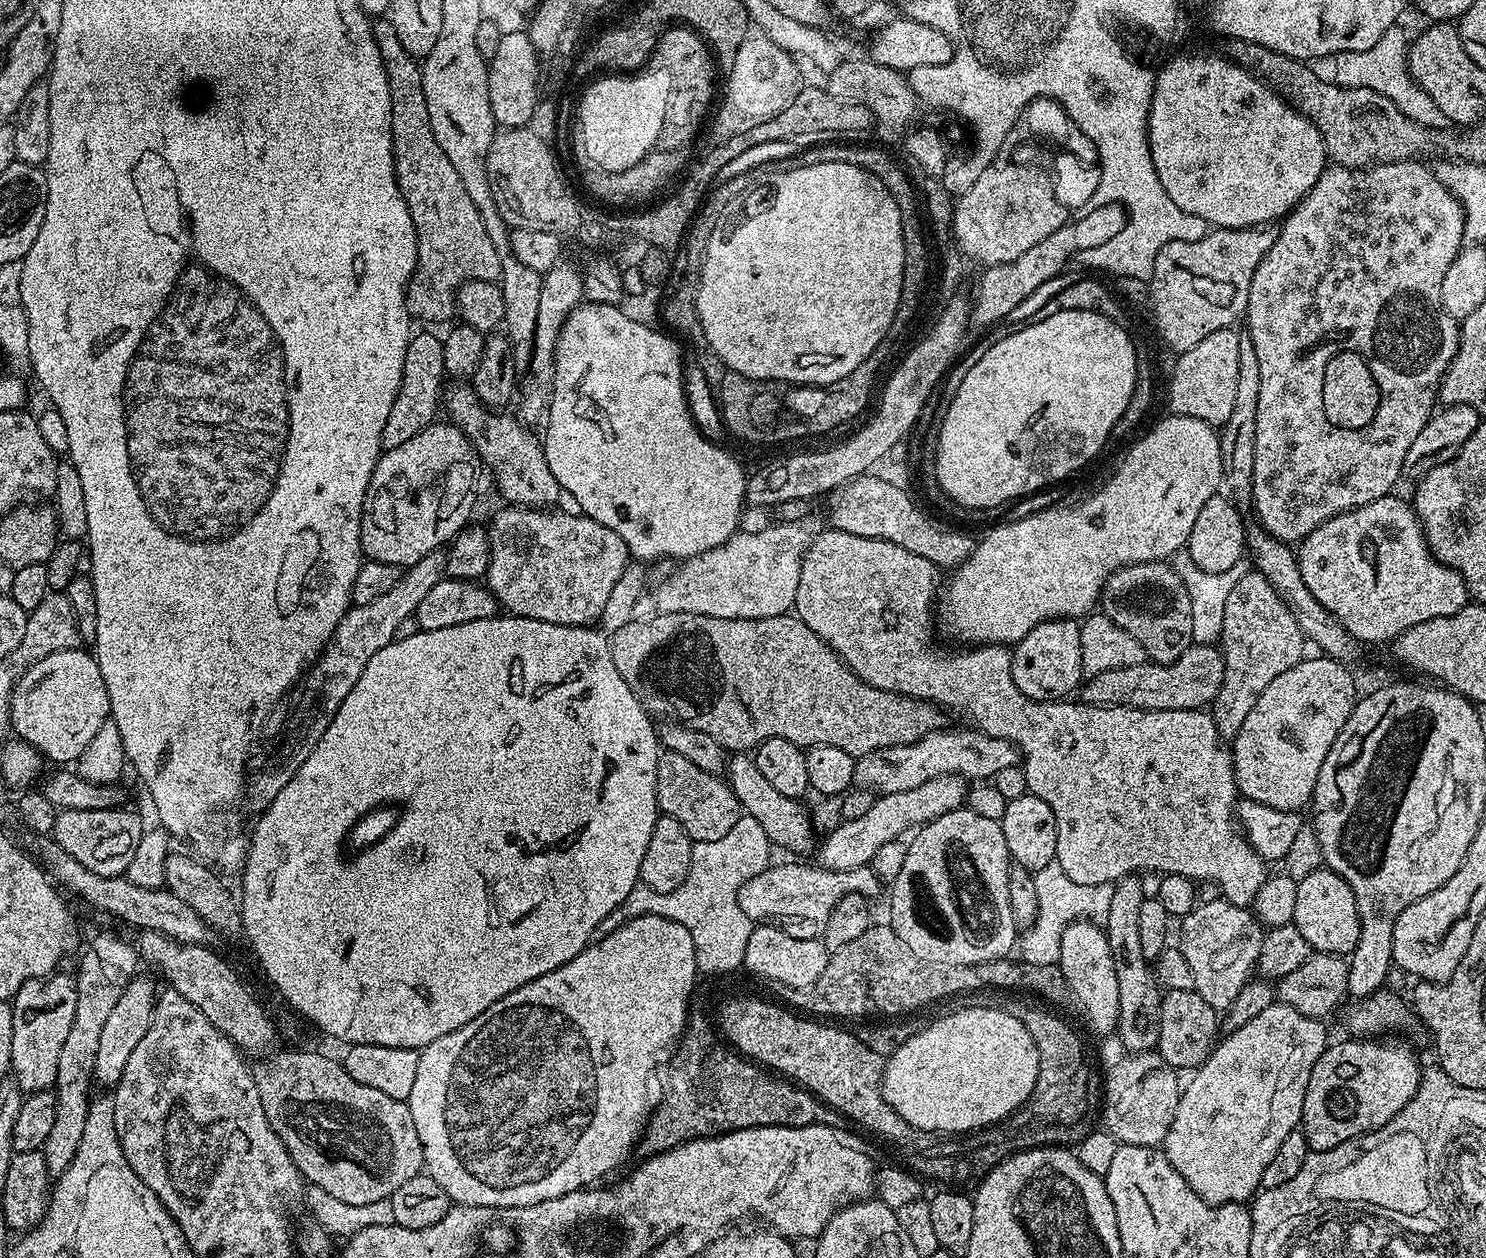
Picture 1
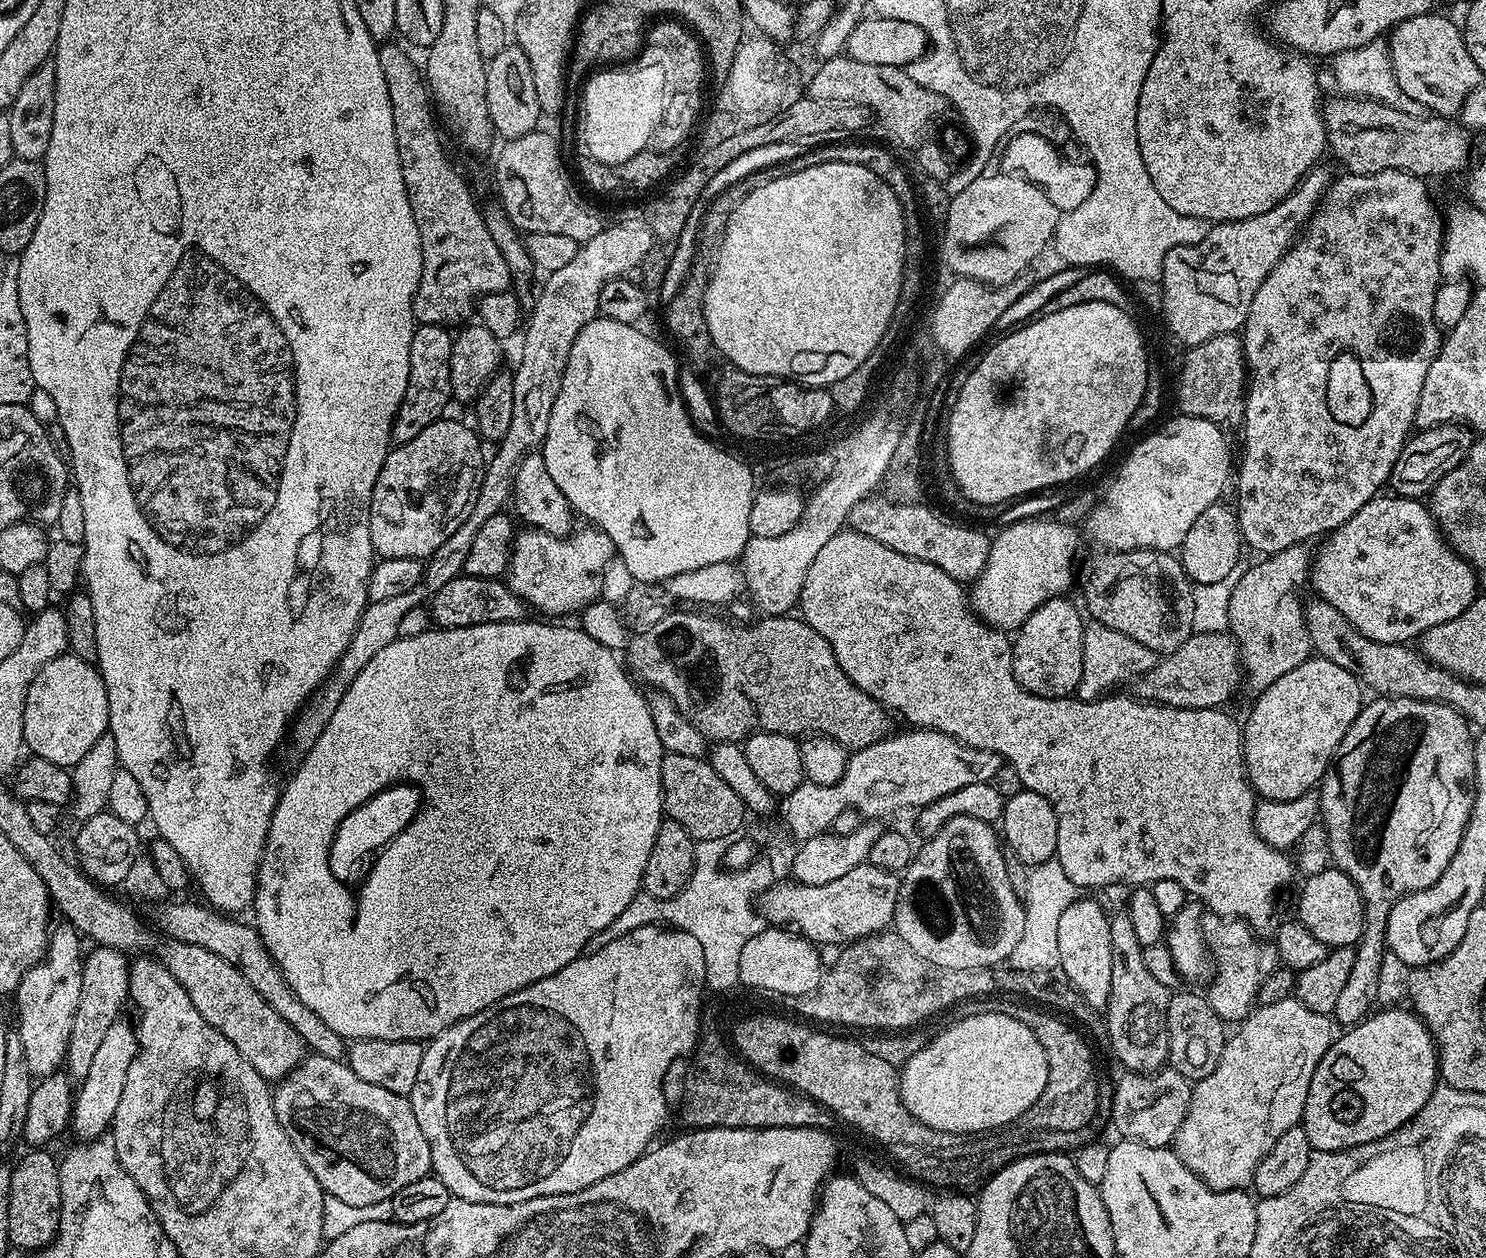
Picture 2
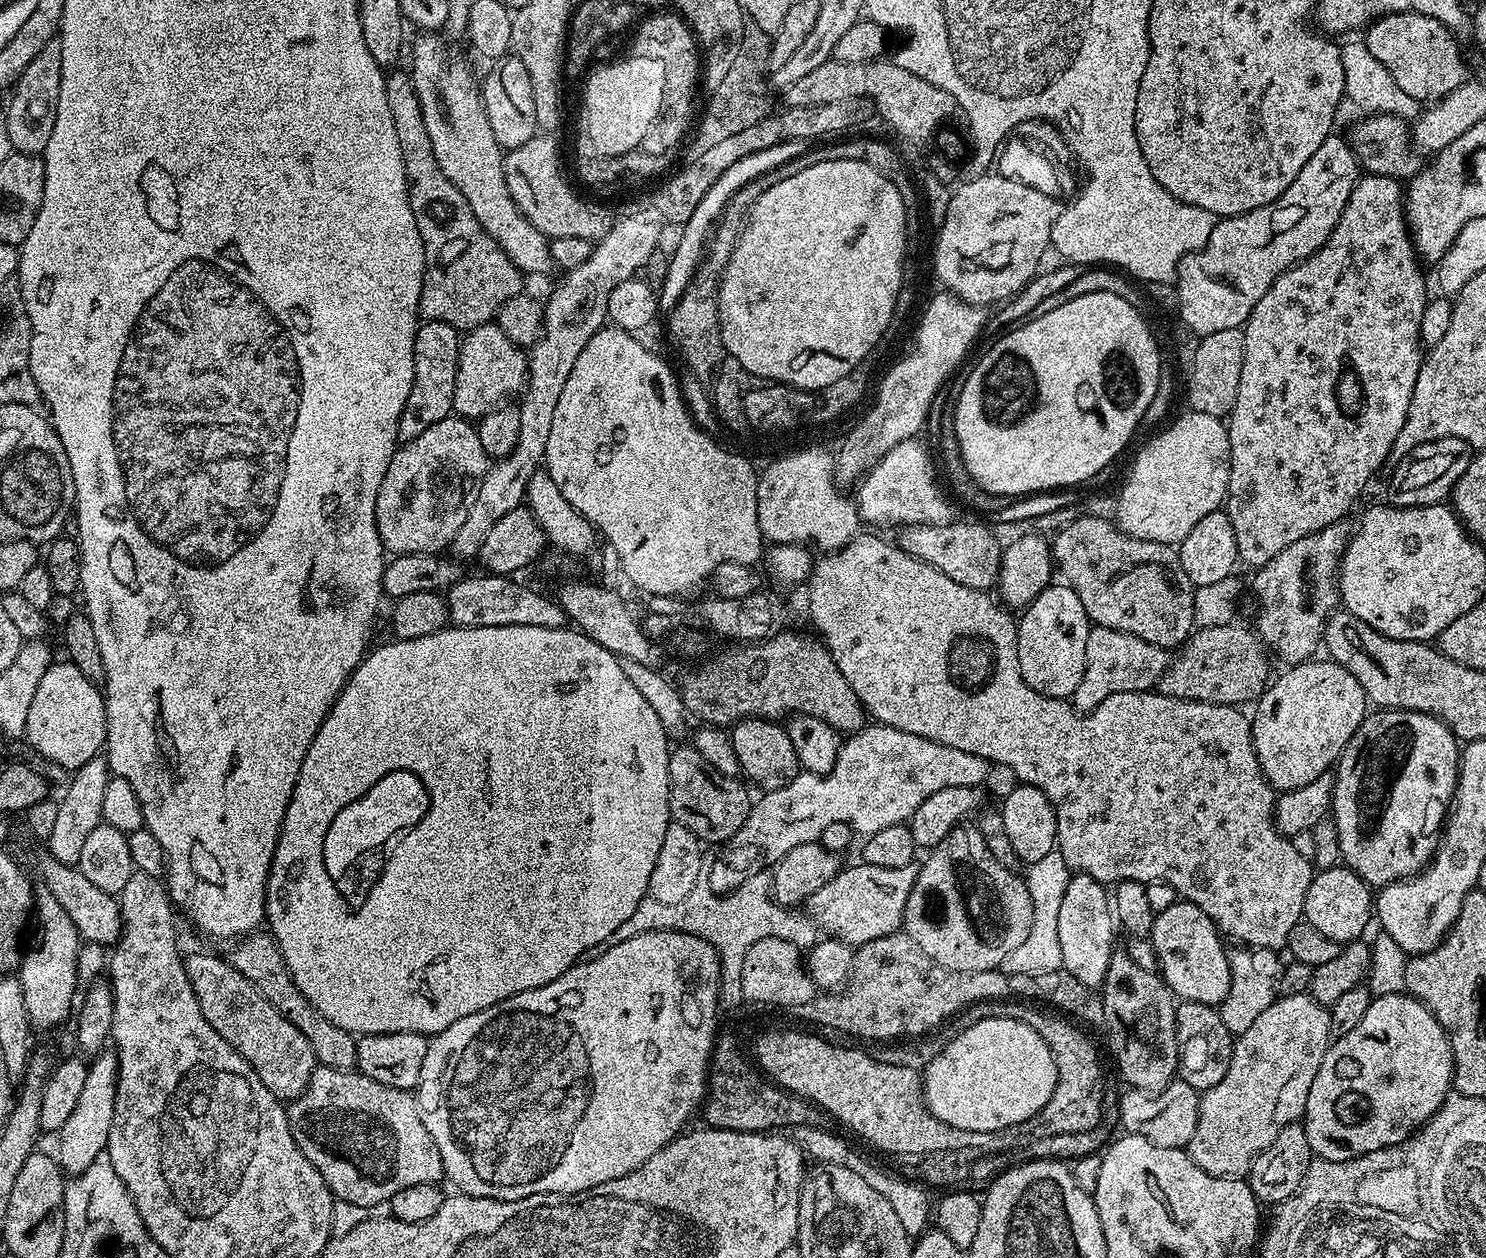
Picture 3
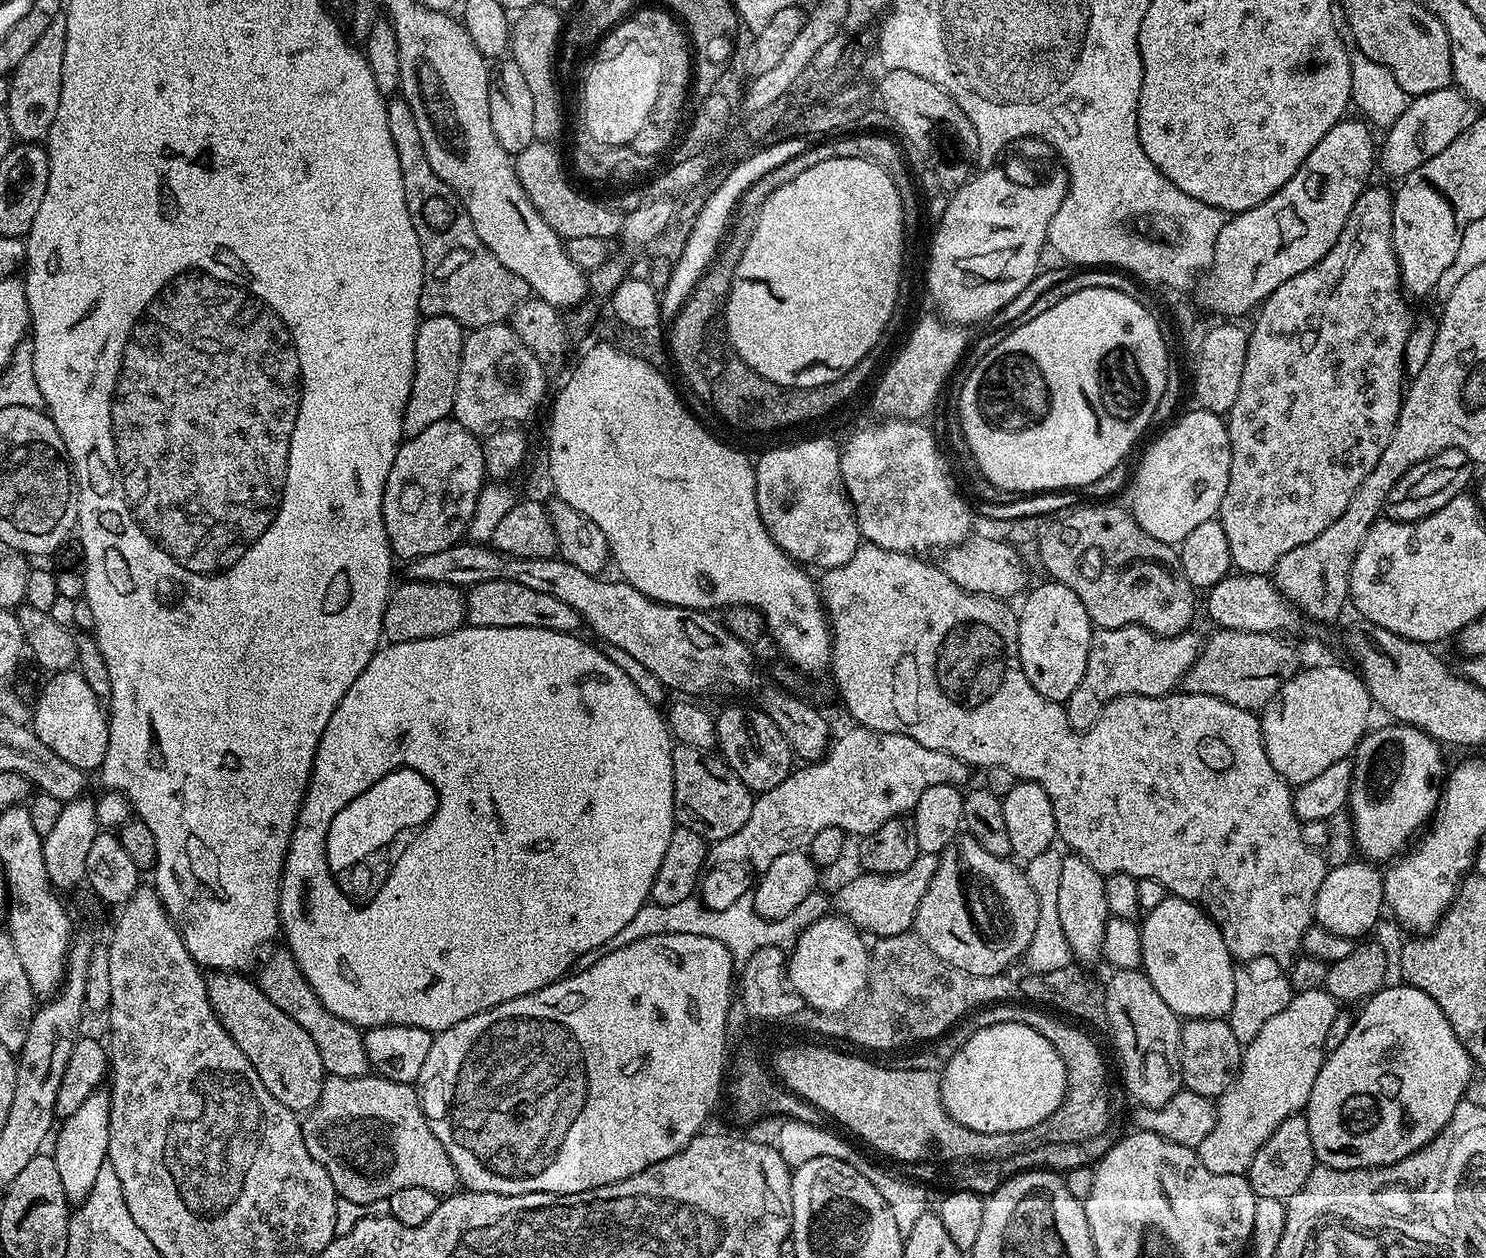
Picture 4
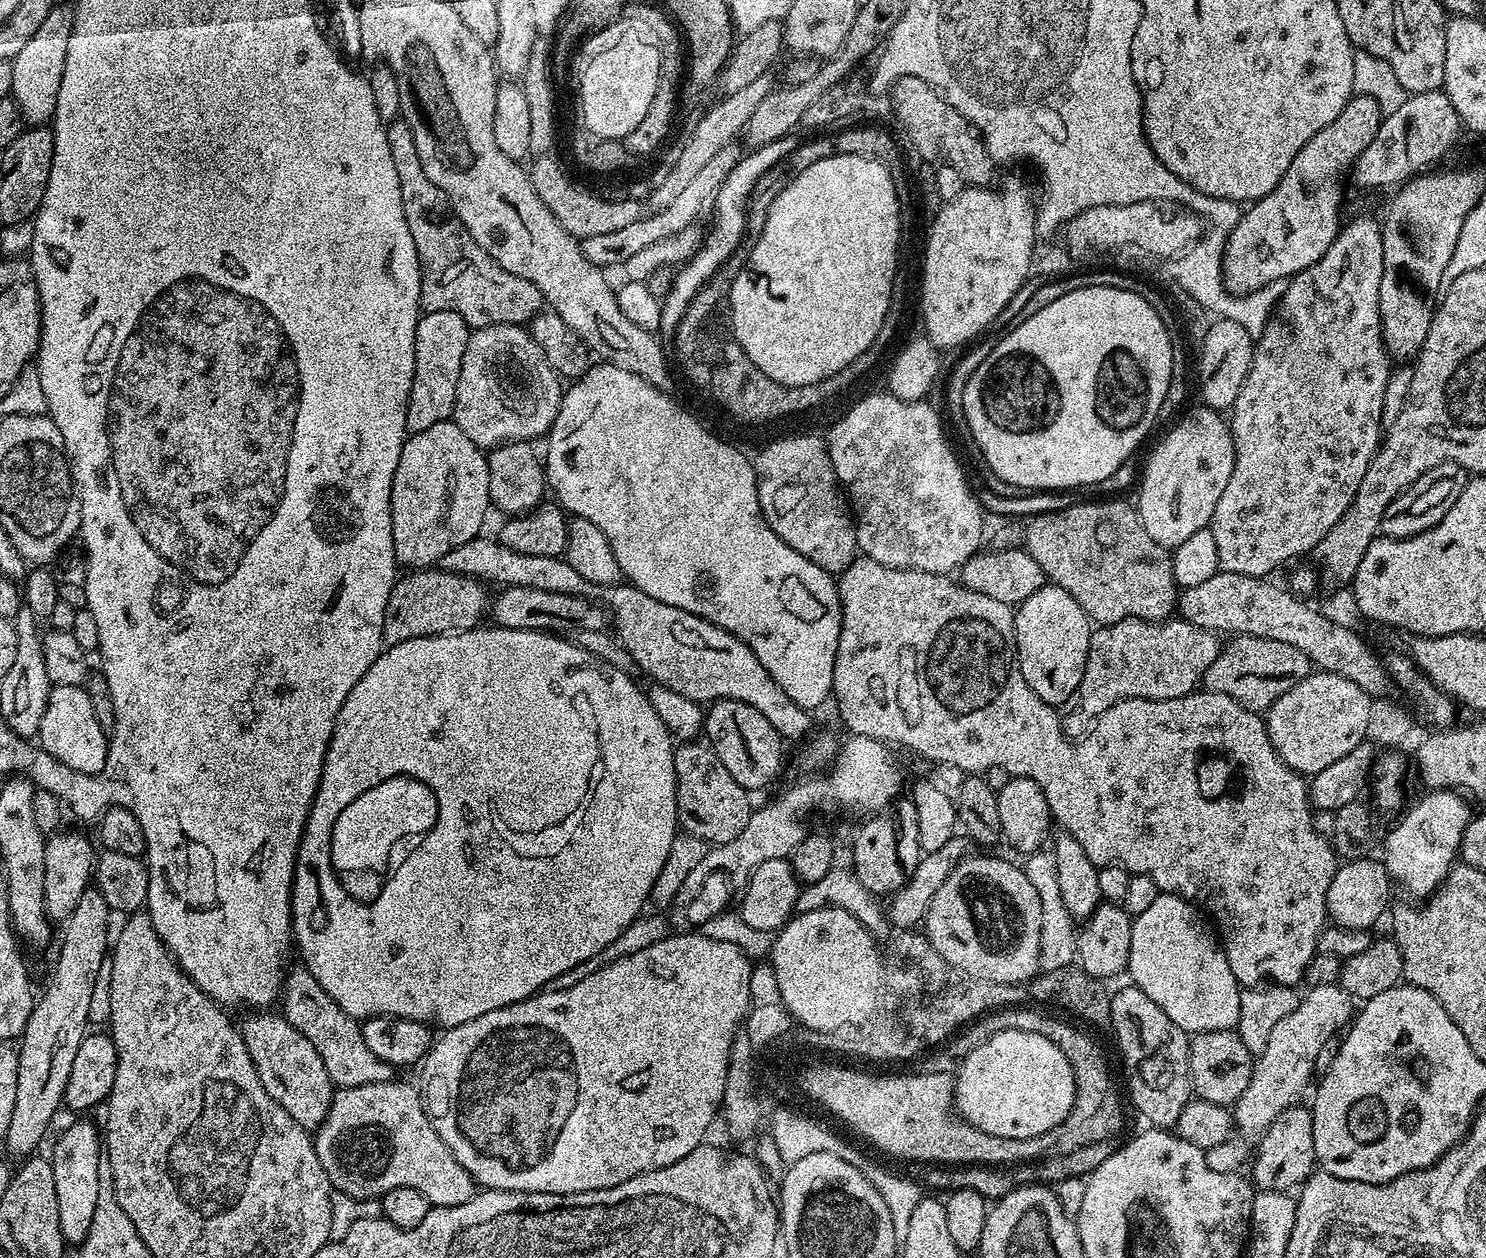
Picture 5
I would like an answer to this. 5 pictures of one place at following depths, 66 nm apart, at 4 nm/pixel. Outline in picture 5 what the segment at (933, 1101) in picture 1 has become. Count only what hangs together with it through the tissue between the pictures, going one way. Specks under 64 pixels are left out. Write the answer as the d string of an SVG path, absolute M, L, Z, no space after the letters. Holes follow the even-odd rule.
M1006 1029L996 1032L994 1038L982 1042L982 1046L978 1046L976 1050L963 1060L955 1073L954 1079L956 1081L956 1110L959 1112L960 1117L966 1123L973 1124L979 1132L994 1134L998 1138L1034 1138L1038 1134L1046 1134L1051 1128L1061 1124L1066 1118L1066 1114L1070 1114L1070 1110L1076 1107L1078 1103L1074 1070L1070 1066L1066 1054L1062 1054L1062 1050L1058 1050L1058 1046L1054 1046L1054 1042L1050 1038L1042 1037L1036 1033L1027 1033L1026 1030Z

